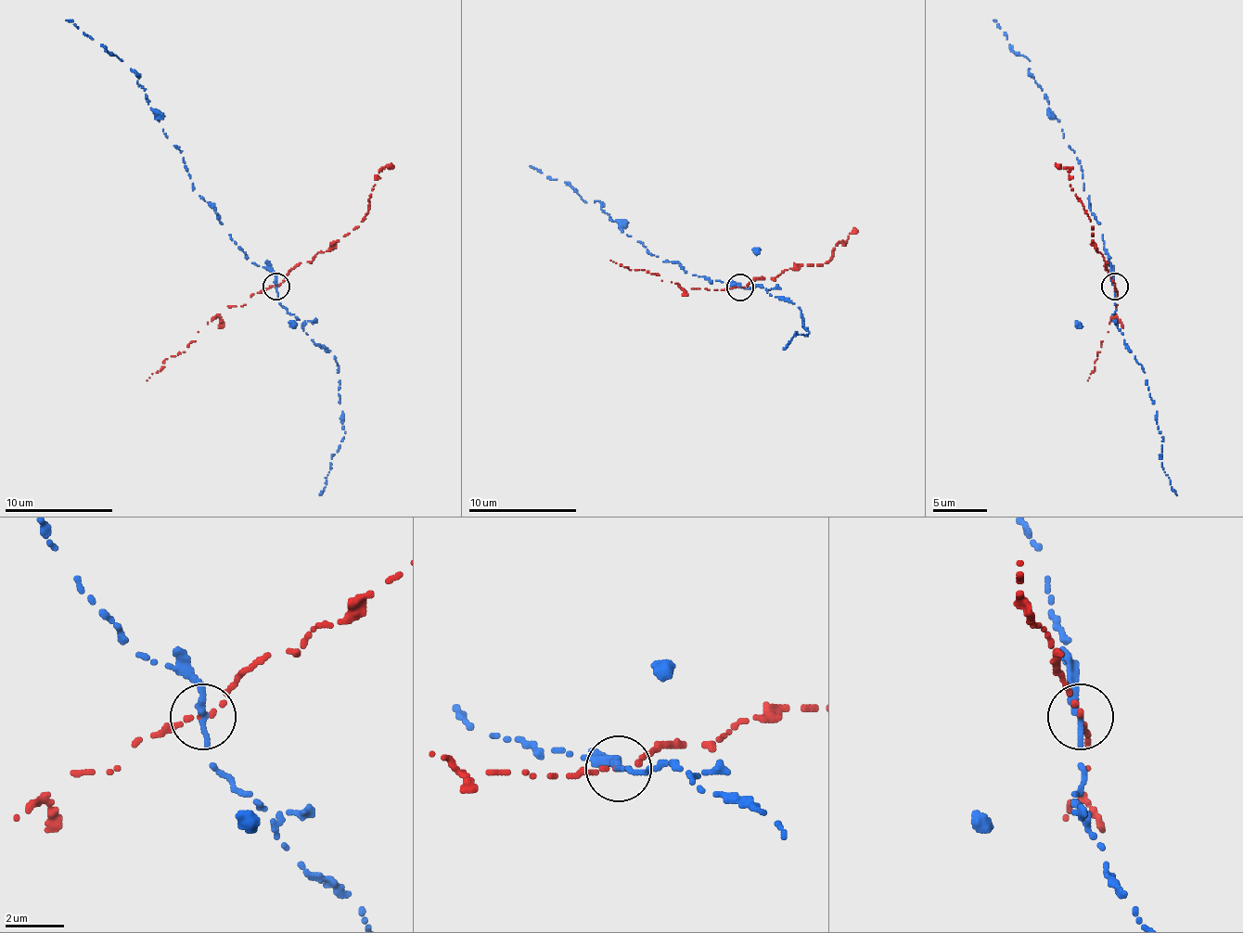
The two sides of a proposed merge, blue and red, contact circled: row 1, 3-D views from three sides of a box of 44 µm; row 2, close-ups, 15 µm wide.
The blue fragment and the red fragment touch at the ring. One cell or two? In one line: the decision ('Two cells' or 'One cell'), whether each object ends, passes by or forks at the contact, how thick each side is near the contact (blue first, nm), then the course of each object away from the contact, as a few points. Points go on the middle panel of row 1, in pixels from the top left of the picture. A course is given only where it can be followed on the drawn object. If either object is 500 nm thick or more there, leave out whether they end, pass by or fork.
Two cells. At the ring blue ends. At the ring red passes by. Thickness 320 nm (blue) against 120 nm. Course of blue: (739, 287), (739, 285), (698, 277), (653, 255), (626, 234), (602, 204), (585, 201), (570, 185), (529, 166). Course of red: (739, 287), (763, 277), (775, 277), (801, 263), (823, 263), (834, 255), (837, 242), (858, 231)

